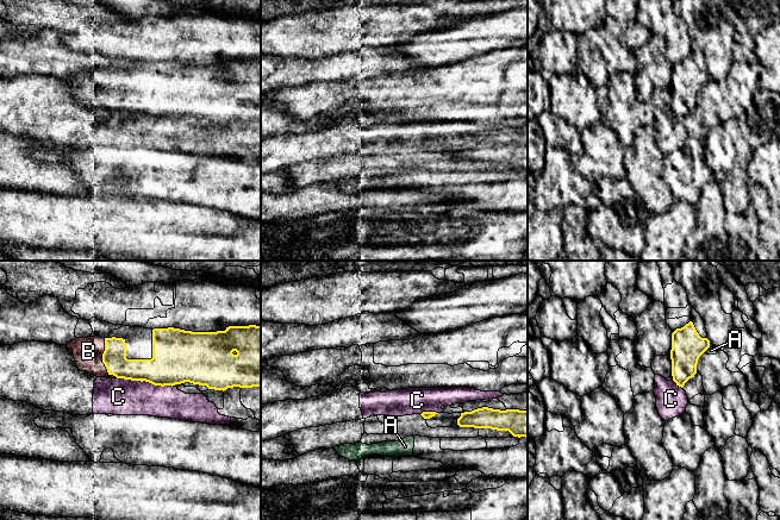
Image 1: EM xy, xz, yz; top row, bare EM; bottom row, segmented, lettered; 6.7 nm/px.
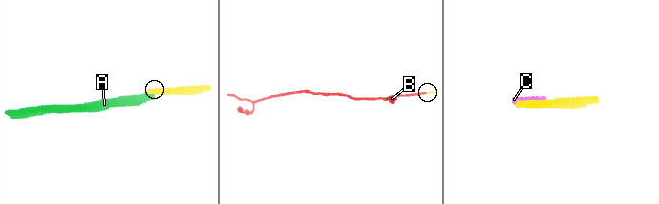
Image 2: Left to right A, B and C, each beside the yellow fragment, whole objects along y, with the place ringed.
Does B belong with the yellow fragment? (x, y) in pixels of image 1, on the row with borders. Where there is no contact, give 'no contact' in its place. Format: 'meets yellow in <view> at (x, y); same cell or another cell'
meets yellow in xy at (103, 357); same cell

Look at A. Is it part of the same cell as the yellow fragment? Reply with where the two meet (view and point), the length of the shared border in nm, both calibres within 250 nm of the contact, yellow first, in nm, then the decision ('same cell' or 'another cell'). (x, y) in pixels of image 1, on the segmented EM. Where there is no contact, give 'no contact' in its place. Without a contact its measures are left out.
contact yz (706, 349); length 50 nm; calibres 220 and 50 nm; another cell

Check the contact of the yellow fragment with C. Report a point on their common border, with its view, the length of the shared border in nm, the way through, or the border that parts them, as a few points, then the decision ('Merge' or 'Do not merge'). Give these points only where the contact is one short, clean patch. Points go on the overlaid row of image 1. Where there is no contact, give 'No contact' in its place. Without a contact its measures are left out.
Touches yellow at xy (144, 380). Shared border 380 nm. Boundary: xy (117, 377), (172, 387). Do not merge

